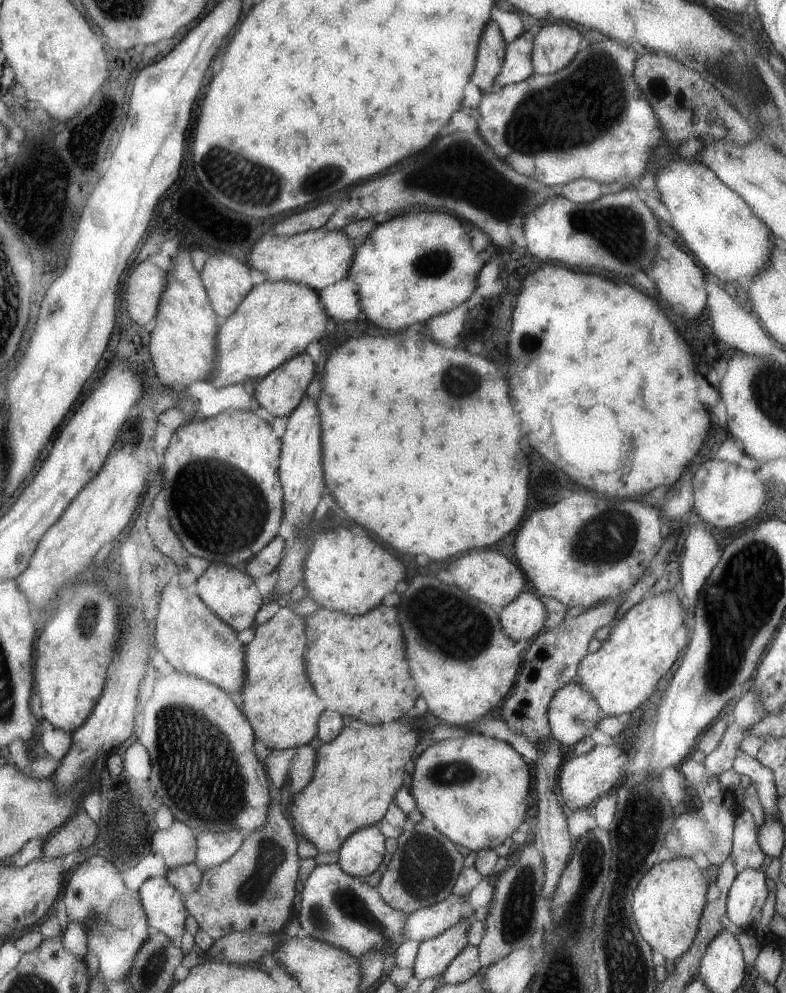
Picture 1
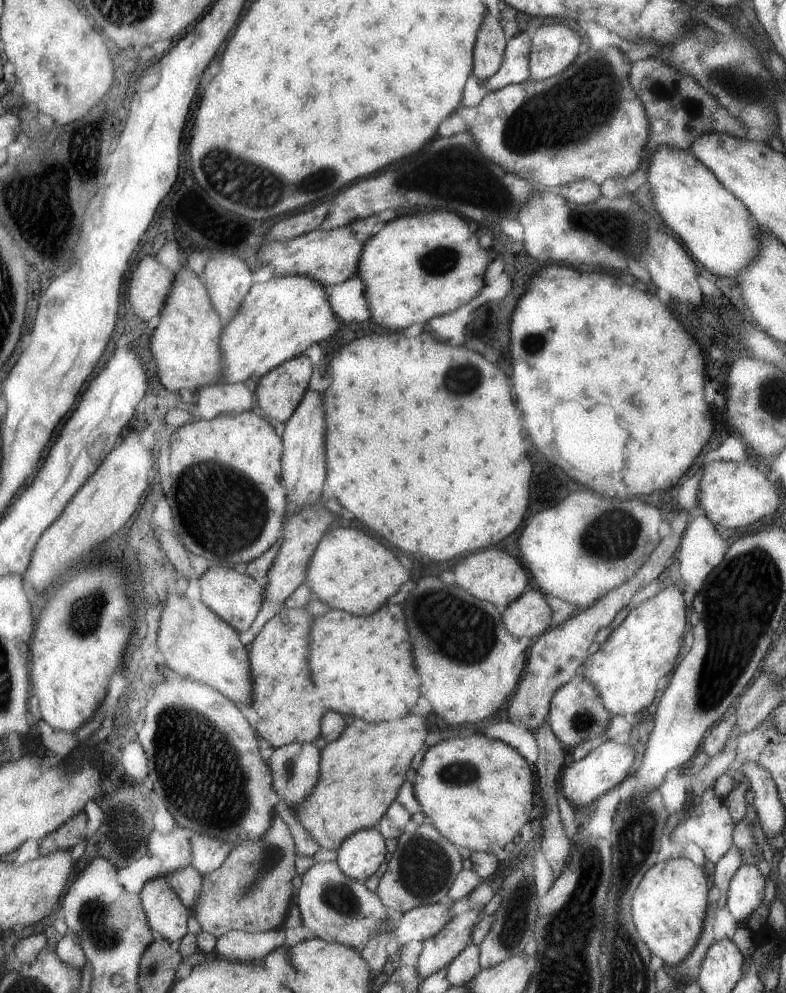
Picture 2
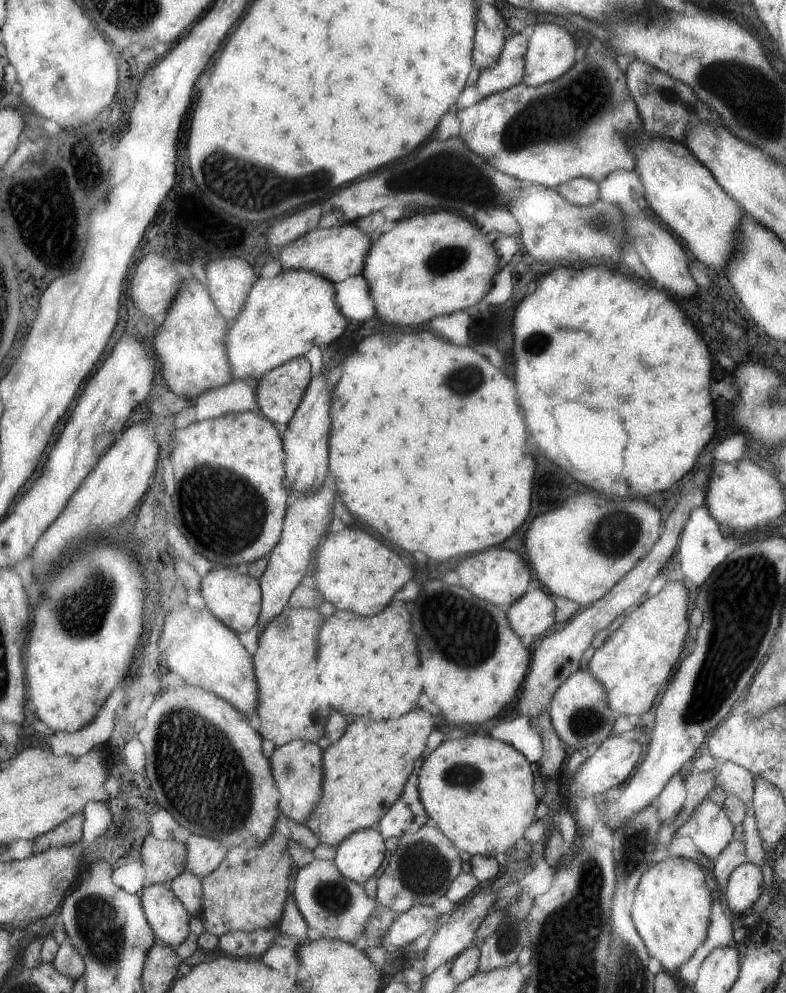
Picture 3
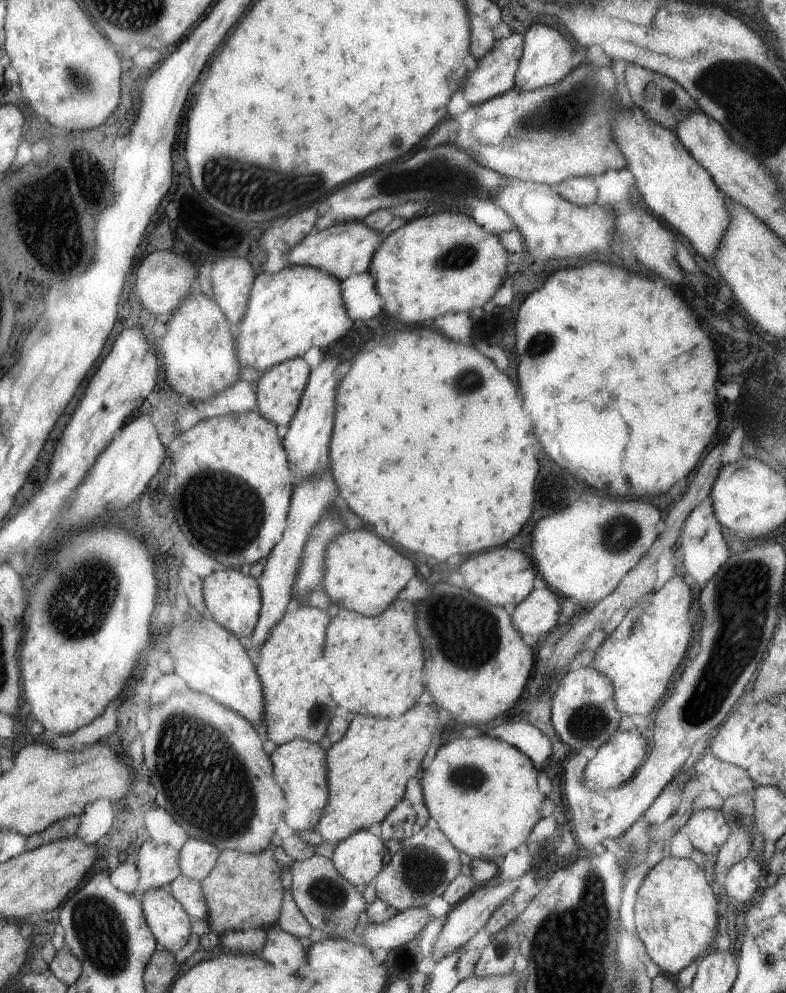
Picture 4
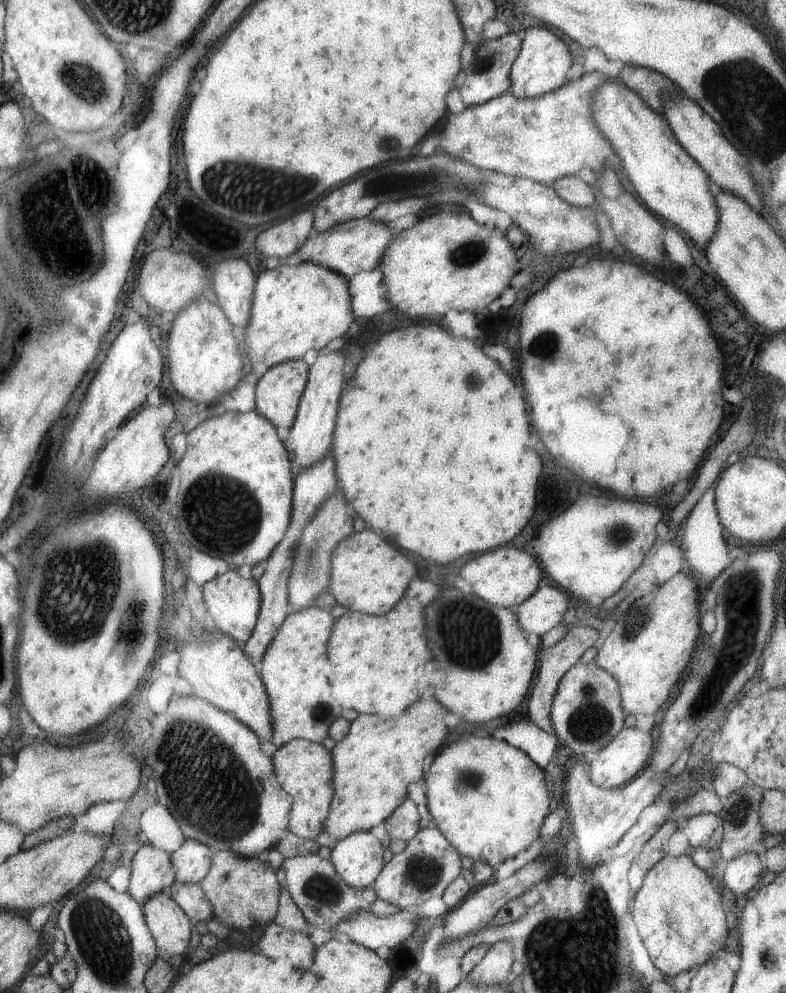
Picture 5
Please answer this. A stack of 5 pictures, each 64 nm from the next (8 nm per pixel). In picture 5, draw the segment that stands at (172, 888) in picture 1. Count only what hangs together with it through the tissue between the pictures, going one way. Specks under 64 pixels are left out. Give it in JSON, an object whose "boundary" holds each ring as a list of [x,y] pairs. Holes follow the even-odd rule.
{"boundary":[[[159,892],[151,896],[151,900],[143,904],[143,908],[147,912],[147,922],[151,926],[151,932],[159,942],[161,954],[165,954],[167,958],[185,952],[189,954],[187,948],[191,944],[191,934],[195,924],[183,906],[173,896]]]}

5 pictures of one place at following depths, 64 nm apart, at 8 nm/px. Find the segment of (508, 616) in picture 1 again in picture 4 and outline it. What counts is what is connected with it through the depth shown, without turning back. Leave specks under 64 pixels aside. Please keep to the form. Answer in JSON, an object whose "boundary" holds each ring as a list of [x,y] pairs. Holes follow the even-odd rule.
{"boundary":[[[539,586],[523,604],[519,604],[513,612],[515,628],[523,636],[535,636],[543,638],[545,634],[551,634],[555,626],[559,626],[559,616],[561,616],[561,600],[563,596],[557,594],[553,588]]]}

